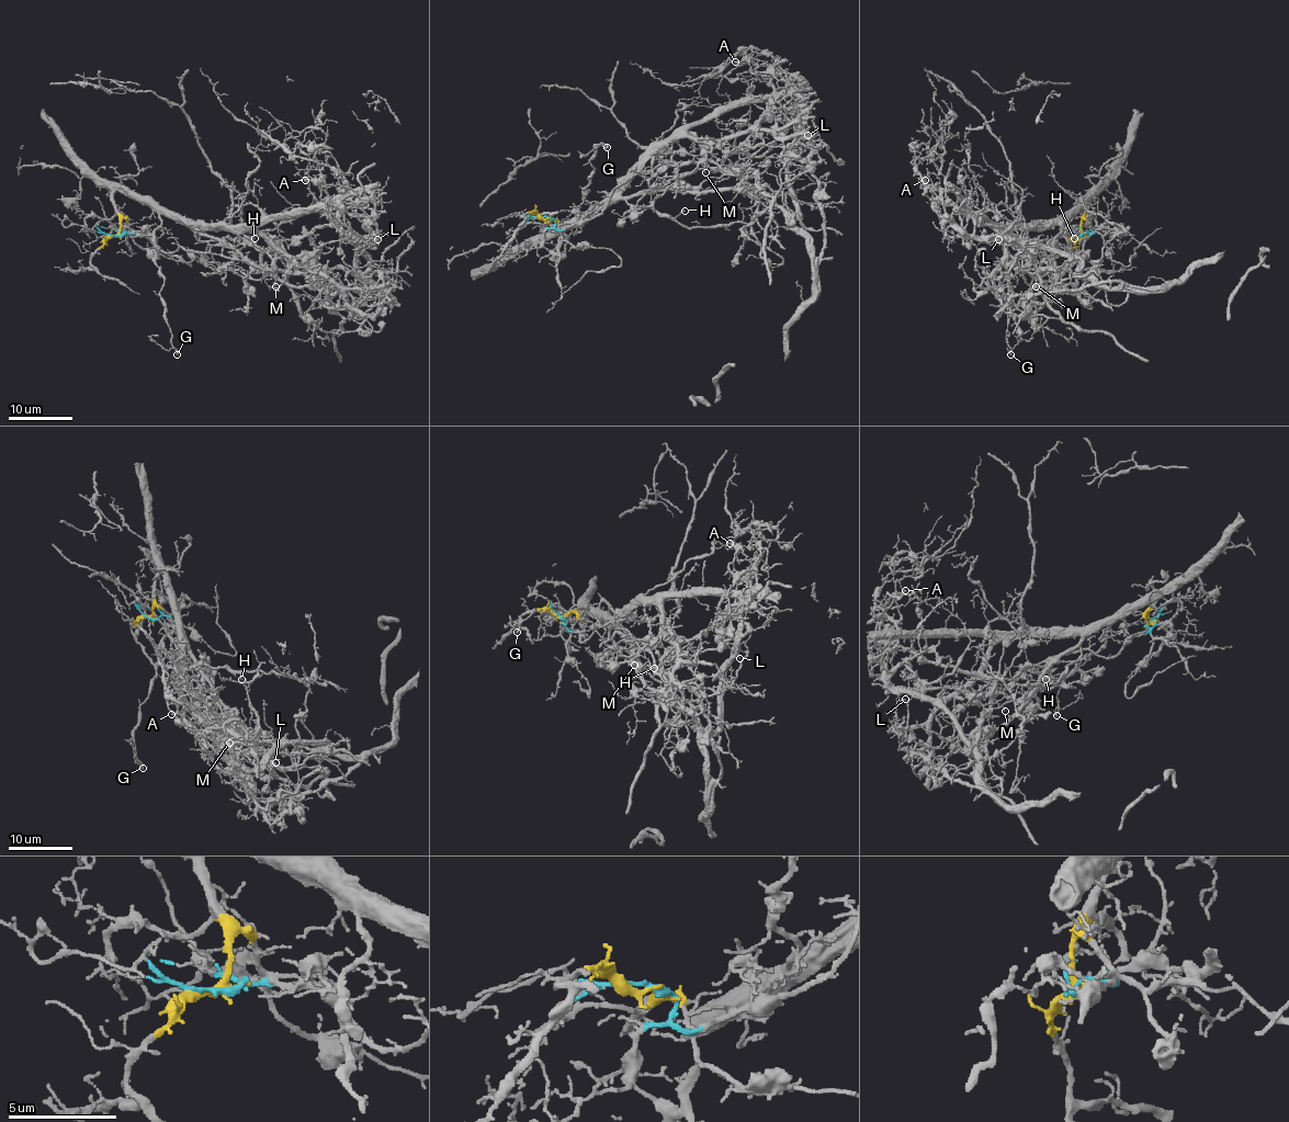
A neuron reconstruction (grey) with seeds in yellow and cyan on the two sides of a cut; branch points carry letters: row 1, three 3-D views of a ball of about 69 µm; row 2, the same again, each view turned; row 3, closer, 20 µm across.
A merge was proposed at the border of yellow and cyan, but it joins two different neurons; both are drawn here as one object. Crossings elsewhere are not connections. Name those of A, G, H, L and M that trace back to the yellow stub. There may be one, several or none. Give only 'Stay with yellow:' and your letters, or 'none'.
Stay with yellow: G, H, M

